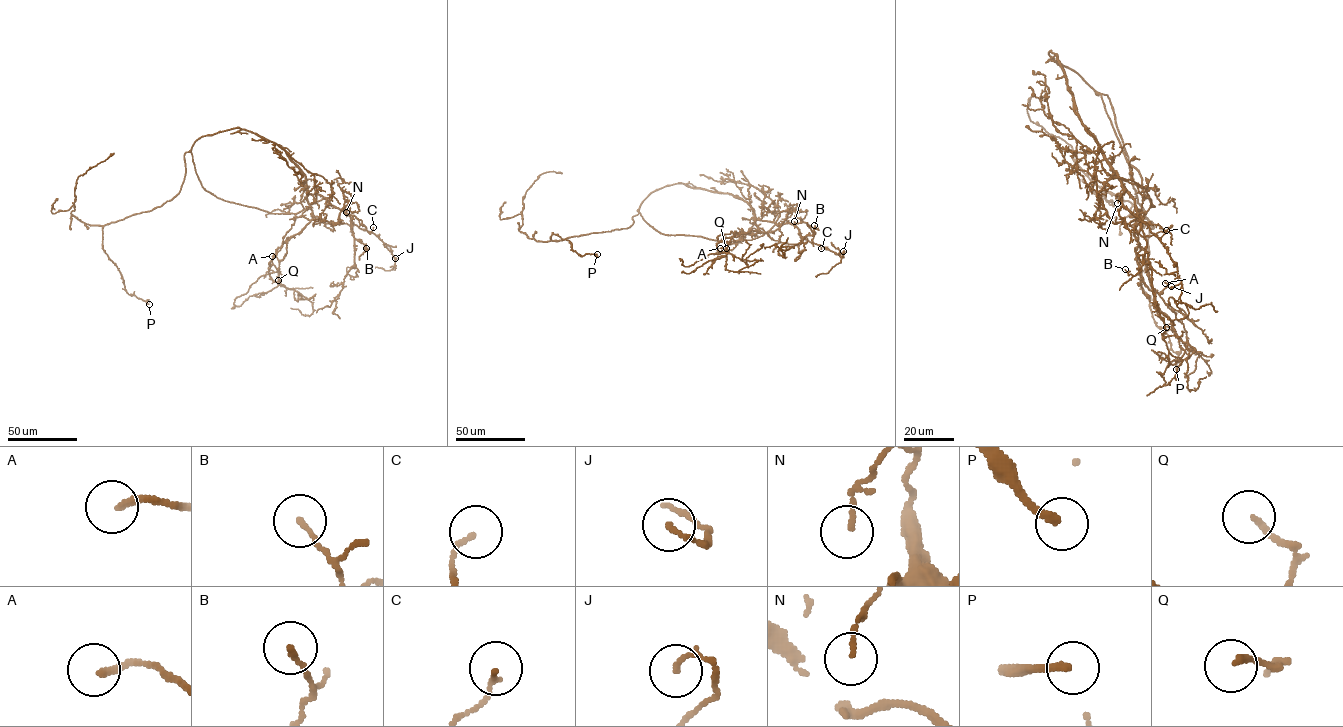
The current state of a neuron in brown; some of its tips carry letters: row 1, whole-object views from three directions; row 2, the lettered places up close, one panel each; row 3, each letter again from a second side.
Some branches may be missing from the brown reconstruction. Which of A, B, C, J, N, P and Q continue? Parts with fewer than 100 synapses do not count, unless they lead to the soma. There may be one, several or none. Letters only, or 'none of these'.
none of these

